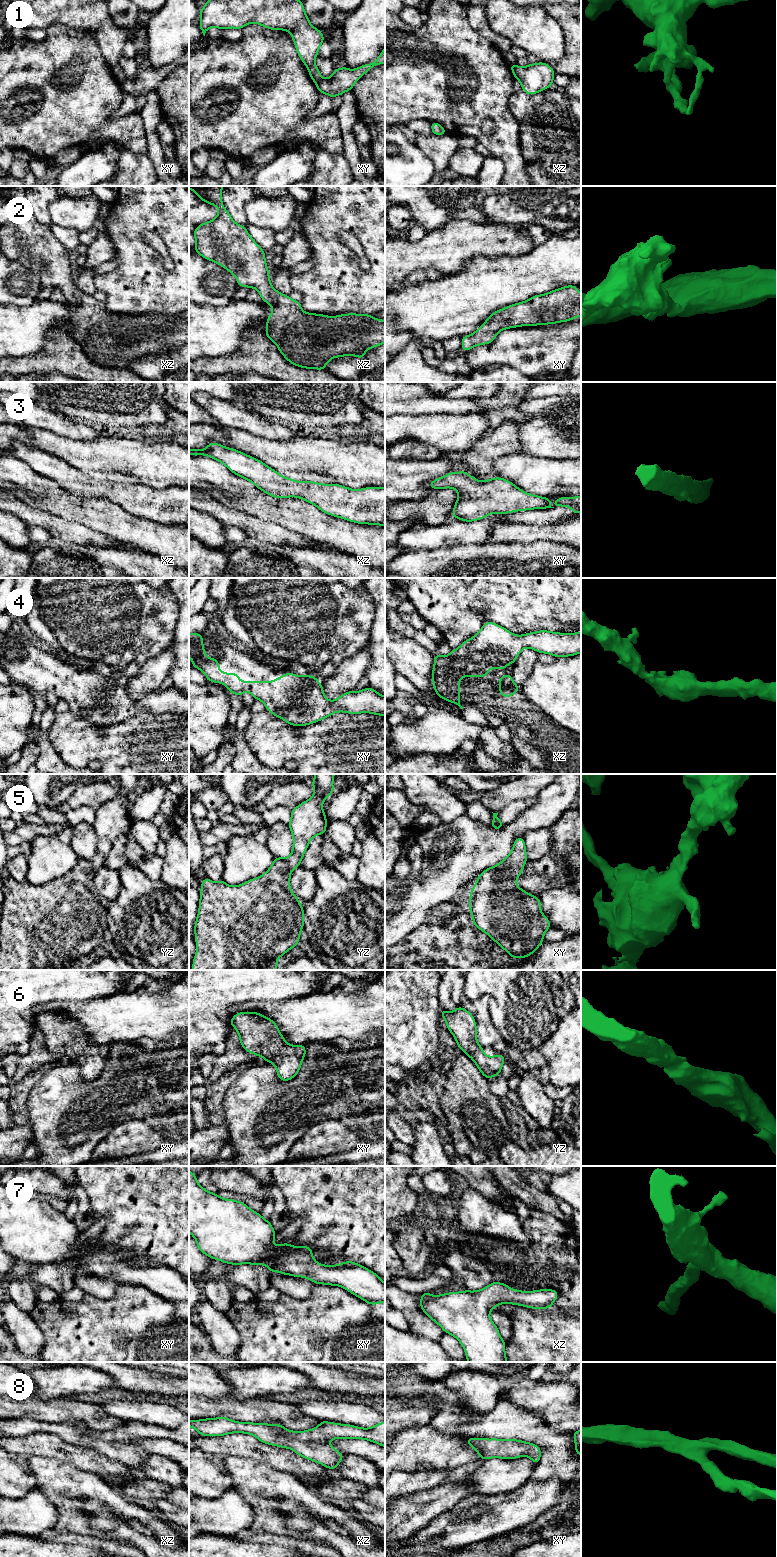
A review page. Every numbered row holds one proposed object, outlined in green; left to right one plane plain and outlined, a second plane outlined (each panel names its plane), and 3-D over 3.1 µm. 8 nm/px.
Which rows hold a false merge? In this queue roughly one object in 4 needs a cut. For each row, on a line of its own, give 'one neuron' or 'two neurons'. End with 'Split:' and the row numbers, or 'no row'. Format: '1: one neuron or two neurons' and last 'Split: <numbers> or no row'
1: two neurons
2: one neuron
3: one neuron
4: one neuron
5: one neuron
6: one neuron
7: one neuron
8: one neuron
Split: 1

